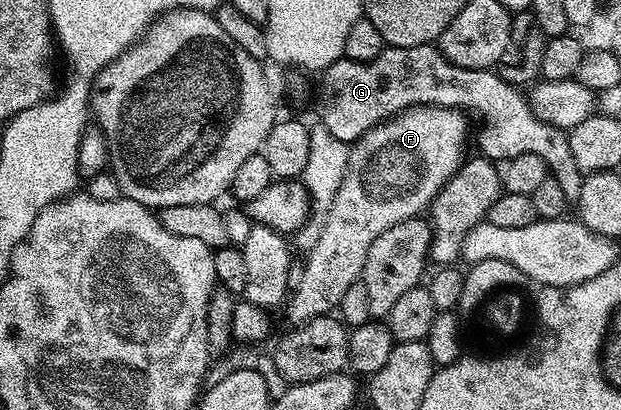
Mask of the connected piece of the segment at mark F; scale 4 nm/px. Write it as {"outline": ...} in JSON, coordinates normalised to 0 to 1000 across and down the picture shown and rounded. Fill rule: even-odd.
{"outline":[[[662,259],[657,268],[602,307],[583,327],[562,359],[557,417],[548,459],[523,515],[525,544],[512,571],[512,593],[493,629],[493,651],[470,707],[470,724],[459,739],[461,776],[467,790],[491,790],[504,776],[530,768],[546,732],[560,712],[568,688],[583,676],[593,605],[612,566],[625,566],[638,546],[671,532],[699,490],[713,449],[738,415],[747,393],[744,344],[750,337],[746,271],[721,259]]]}

